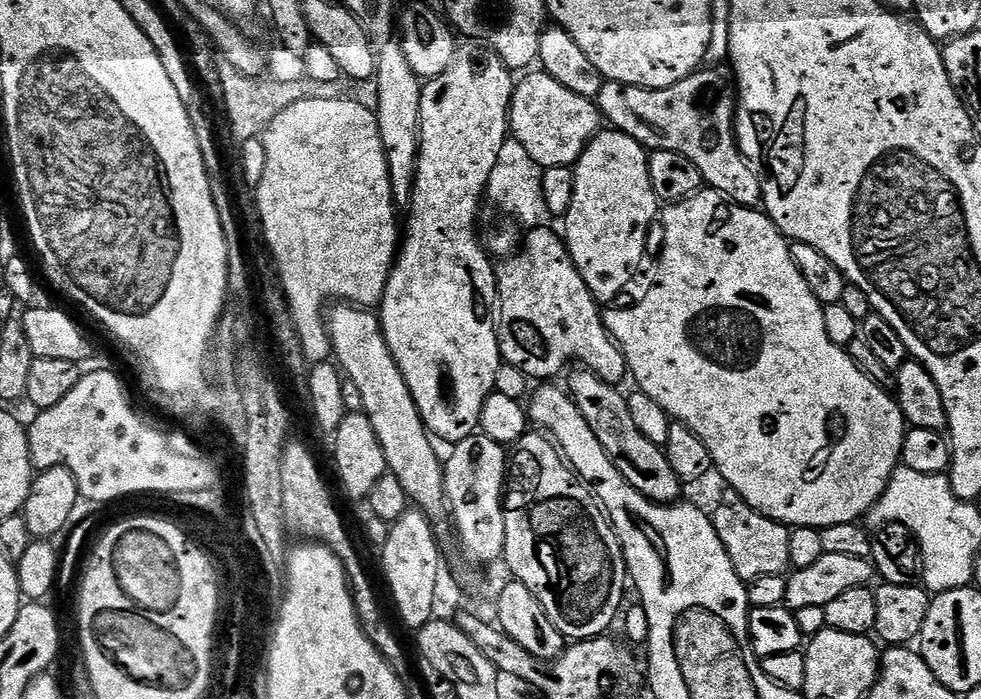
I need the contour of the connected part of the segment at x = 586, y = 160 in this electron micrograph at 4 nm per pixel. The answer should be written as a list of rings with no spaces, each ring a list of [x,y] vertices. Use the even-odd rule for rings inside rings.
[[[601,130],[588,141],[584,147],[584,152],[577,158],[572,173],[574,174],[574,198],[570,198],[570,206],[568,213],[562,218],[562,239],[568,245],[568,253],[574,262],[574,266],[578,270],[578,274],[582,274],[582,278],[586,282],[586,286],[592,291],[593,298],[598,302],[604,300],[612,300],[628,283],[632,280],[632,271],[639,266],[644,260],[644,247],[648,244],[648,231],[652,228],[652,223],[657,223],[658,213],[661,211],[661,201],[656,199],[654,194],[654,186],[650,186],[650,170],[648,169],[649,153],[643,144],[639,144],[634,138],[630,138],[624,132],[615,130]]]

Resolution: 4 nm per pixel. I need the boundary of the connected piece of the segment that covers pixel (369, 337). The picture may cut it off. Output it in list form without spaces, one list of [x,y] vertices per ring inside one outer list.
[[[347,302],[333,308],[336,309],[327,313],[326,323],[332,338],[335,363],[362,393],[362,412],[370,418],[374,434],[378,434],[388,472],[398,478],[409,501],[415,502],[428,519],[438,522],[443,514],[445,517],[448,508],[448,498],[444,495],[444,464],[441,457],[440,460],[436,457],[437,445],[426,431],[418,406],[410,394],[410,386],[406,386],[406,378],[402,378],[402,370],[398,370],[398,362],[394,362],[388,349],[384,331],[380,329],[379,315]]]

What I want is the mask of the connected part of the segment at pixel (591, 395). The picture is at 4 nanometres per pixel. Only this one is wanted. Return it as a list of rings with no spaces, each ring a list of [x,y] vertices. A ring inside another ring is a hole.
[[[580,366],[575,370],[577,372],[567,373],[567,376],[569,375],[568,384],[566,383],[567,391],[576,401],[578,410],[582,418],[586,418],[590,430],[594,430],[598,442],[602,442],[606,454],[614,462],[616,469],[624,475],[626,482],[630,482],[630,486],[634,486],[653,502],[657,498],[670,498],[675,501],[682,490],[682,482],[674,482],[676,477],[674,470],[666,468],[666,462],[662,462],[662,458],[666,455],[665,449],[659,444],[650,442],[650,438],[646,438],[646,434],[642,434],[642,430],[634,426],[634,418],[630,418],[627,395],[623,391],[620,393],[621,389],[617,385],[607,384],[605,380],[598,378],[598,374],[594,374],[586,367]],[[642,460],[652,460],[646,462],[644,472],[642,472]]]

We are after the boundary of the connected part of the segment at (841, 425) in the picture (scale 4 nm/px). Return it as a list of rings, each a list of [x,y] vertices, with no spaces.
[[[678,206],[678,210],[665,207],[662,224],[670,224],[670,230],[662,230],[664,249],[660,252],[660,277],[656,285],[633,308],[616,308],[613,312],[603,313],[609,332],[620,332],[623,340],[633,342],[637,334],[646,338],[645,348],[633,346],[624,355],[631,379],[636,379],[635,387],[654,398],[654,402],[658,402],[673,421],[685,424],[708,447],[715,471],[720,471],[721,478],[728,483],[727,487],[766,518],[792,528],[819,529],[863,521],[878,498],[882,498],[890,478],[901,463],[906,421],[896,396],[874,383],[841,345],[830,342],[830,334],[826,334],[824,305],[814,298],[810,286],[806,286],[806,278],[802,278],[798,266],[792,261],[789,241],[784,233],[777,230],[774,221],[768,224],[768,294],[764,294],[764,286],[756,286],[756,278],[750,278],[750,270],[744,270],[744,252],[728,252],[726,246],[708,246],[708,232],[694,230],[694,212],[690,212],[690,208],[686,212],[686,206]]]

